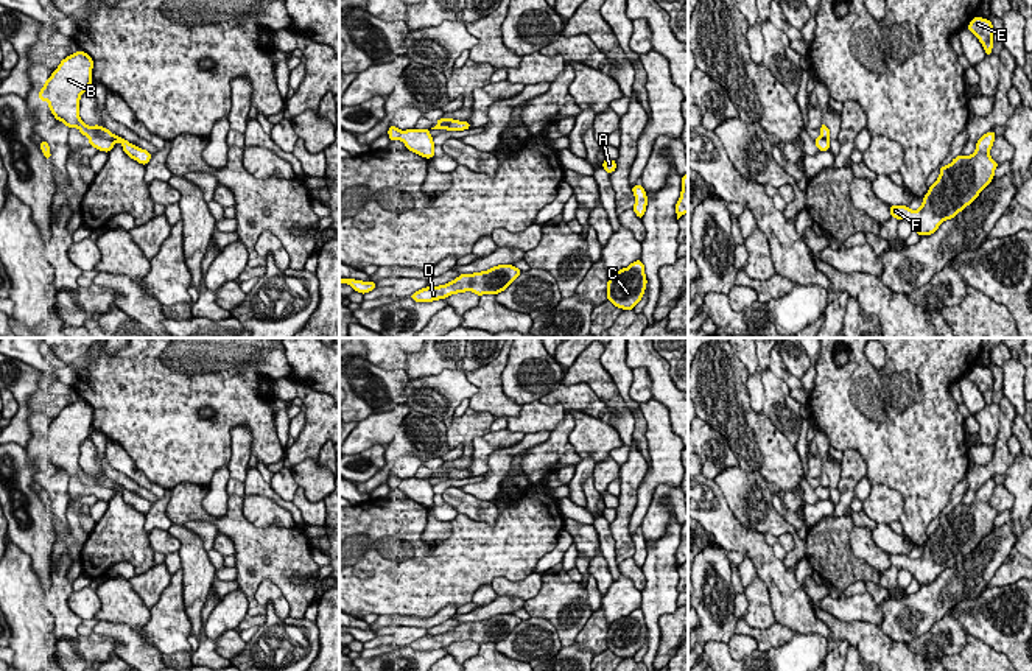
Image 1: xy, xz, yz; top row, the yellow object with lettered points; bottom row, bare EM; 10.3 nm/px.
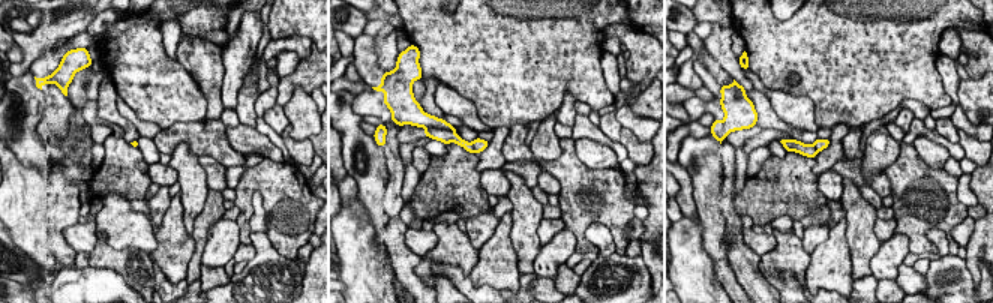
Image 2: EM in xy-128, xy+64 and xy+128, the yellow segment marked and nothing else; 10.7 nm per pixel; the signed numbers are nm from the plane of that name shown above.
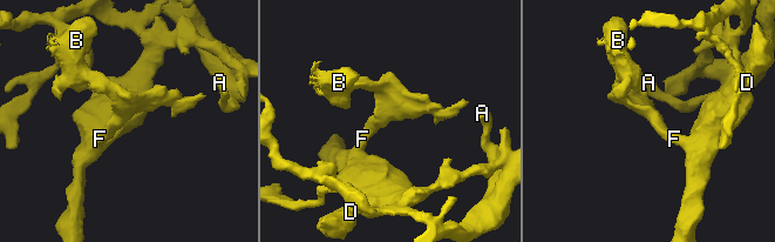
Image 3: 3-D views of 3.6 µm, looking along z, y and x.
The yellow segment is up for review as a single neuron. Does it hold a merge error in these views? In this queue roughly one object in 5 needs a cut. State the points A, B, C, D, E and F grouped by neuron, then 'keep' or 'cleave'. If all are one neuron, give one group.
groups A B C / D E F; cleave

